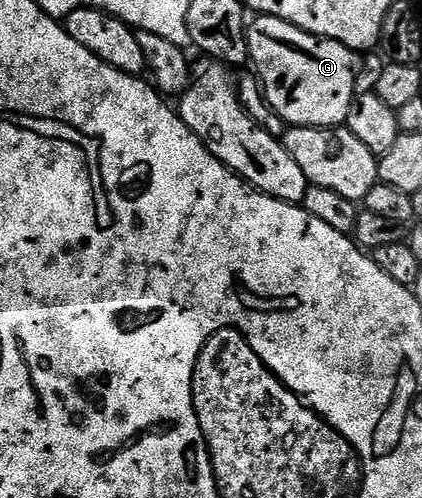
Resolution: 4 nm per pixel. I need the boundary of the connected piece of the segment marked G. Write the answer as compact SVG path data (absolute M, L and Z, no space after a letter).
M256 16L251 19L247 27L248 56L254 73L264 88L264 99L270 108L289 127L294 126L334 126L343 127L348 121L350 104L356 99L356 58L357 55L341 42L329 38L317 38L315 34L308 34L299 30L281 18Z

